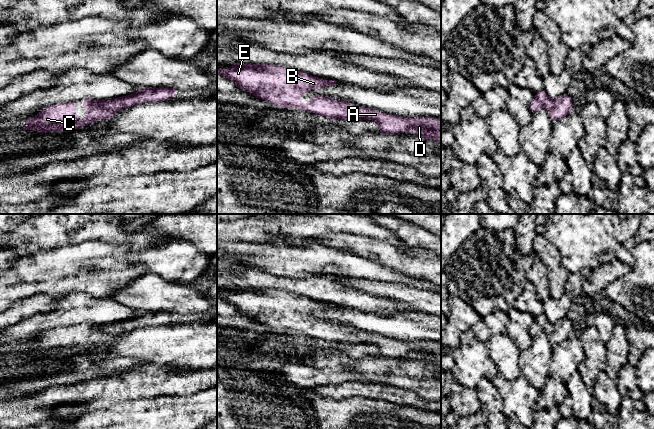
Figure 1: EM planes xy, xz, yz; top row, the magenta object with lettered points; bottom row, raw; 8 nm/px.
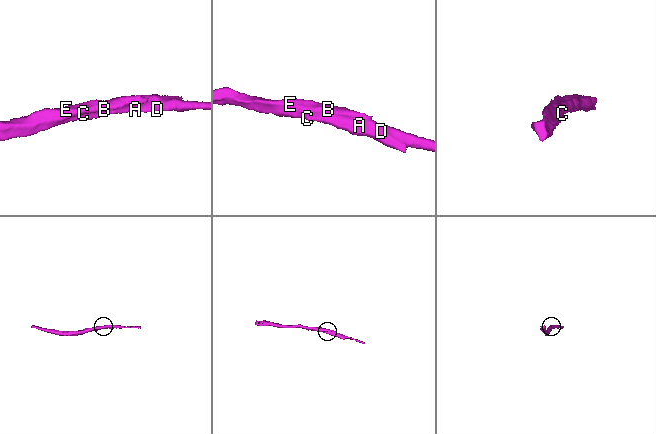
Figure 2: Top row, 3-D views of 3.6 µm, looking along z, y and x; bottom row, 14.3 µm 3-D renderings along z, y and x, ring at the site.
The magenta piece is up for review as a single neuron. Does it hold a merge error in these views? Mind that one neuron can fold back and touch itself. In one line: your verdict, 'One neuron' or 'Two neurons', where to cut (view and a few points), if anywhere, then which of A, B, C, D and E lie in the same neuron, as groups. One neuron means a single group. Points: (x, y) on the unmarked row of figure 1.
One neuron. No split. Groups: A B C D E

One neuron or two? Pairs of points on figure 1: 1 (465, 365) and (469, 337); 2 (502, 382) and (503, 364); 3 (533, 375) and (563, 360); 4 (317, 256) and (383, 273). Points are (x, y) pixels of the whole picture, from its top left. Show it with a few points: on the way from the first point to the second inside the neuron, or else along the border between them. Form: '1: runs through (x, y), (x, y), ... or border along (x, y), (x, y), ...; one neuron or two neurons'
1: runs through (467, 358), (467, 344); one neuron
2: border along (498, 371), (509, 379), (516, 379), (521, 375); two neurons
3: border along (553, 345), (553, 358), (548, 374); two neurons
4: runs through (333, 256), (352, 265), (367, 269); one neuron

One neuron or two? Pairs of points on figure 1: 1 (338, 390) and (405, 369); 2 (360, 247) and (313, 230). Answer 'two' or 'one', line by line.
1: two
2: two

